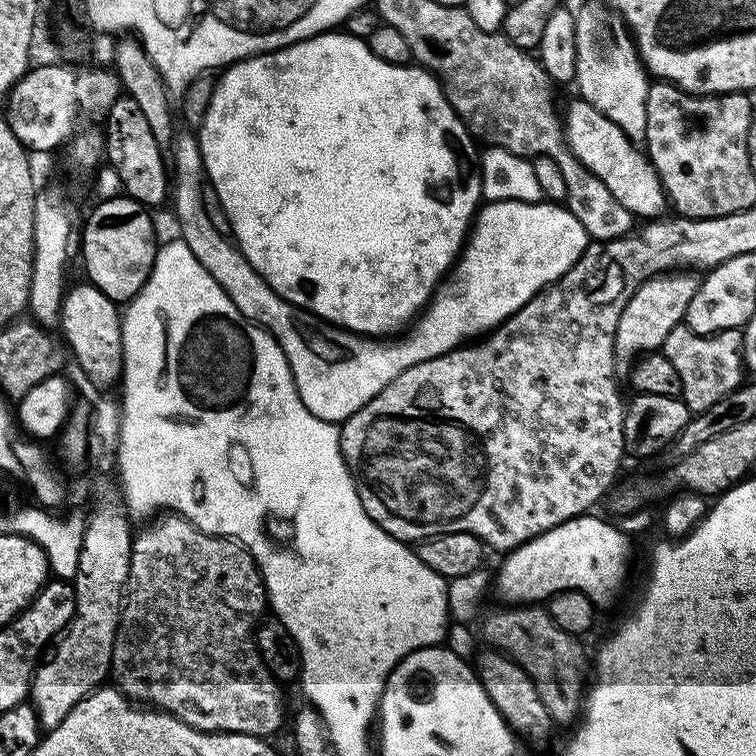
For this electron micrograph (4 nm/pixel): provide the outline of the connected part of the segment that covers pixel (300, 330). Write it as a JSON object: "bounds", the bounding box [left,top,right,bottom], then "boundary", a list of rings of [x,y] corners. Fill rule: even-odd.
{"bounds":[172,131,590,424],"boundary":[[[179,131],[173,140],[172,153],[174,152],[174,189],[172,203],[176,212],[176,220],[180,223],[179,239],[190,246],[190,254],[202,262],[202,266],[226,290],[230,302],[242,310],[247,320],[253,320],[261,328],[267,328],[273,336],[277,337],[280,347],[284,349],[292,377],[296,383],[298,394],[310,410],[318,418],[331,424],[340,424],[348,420],[366,402],[370,402],[384,387],[398,374],[402,374],[410,366],[421,364],[444,356],[447,352],[467,345],[477,338],[500,327],[530,298],[544,291],[549,284],[556,283],[582,256],[590,243],[587,230],[573,216],[572,212],[556,202],[518,202],[517,200],[493,200],[485,203],[477,211],[474,223],[471,225],[468,239],[446,279],[436,289],[428,307],[420,313],[418,319],[403,334],[395,338],[373,338],[361,336],[357,333],[337,328],[327,322],[312,322],[308,324],[309,317],[299,307],[293,306],[273,290],[264,279],[250,266],[250,262],[236,247],[227,235],[219,233],[214,228],[206,212],[203,202],[204,171],[201,158],[199,139],[192,133]]]}

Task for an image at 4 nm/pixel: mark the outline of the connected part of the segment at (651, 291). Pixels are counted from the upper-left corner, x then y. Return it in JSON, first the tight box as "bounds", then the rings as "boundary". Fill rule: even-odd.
{"bounds":[617,272,701,362],"boundary":[[[674,272],[645,279],[640,289],[630,298],[630,302],[626,302],[618,318],[617,361],[632,362],[645,354],[652,354],[663,349],[666,334],[670,334],[670,330],[674,330],[674,326],[681,323],[688,313],[690,298],[694,298],[700,281],[701,277],[694,272]]]}

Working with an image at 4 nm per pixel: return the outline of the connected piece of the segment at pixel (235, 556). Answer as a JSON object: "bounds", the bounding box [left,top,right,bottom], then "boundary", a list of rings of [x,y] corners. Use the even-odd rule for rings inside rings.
{"bounds":[110,514,286,738],"boundary":[[[175,514],[165,515],[165,520],[157,519],[155,522],[148,522],[144,529],[137,531],[132,537],[132,557],[130,558],[130,574],[128,575],[128,586],[124,594],[124,603],[120,610],[120,629],[116,632],[116,641],[112,647],[112,670],[110,673],[111,679],[114,681],[115,687],[119,688],[129,700],[139,702],[144,706],[151,706],[159,711],[168,712],[172,716],[176,716],[182,722],[186,722],[192,728],[198,729],[200,732],[241,732],[247,736],[258,736],[261,738],[272,738],[272,735],[279,730],[280,727],[285,727],[286,716],[284,720],[284,696],[280,693],[282,688],[281,681],[277,680],[272,675],[272,671],[264,664],[264,658],[260,655],[260,651],[256,649],[255,634],[258,625],[265,619],[264,608],[269,607],[268,591],[264,588],[264,579],[260,576],[260,567],[256,565],[255,558],[248,553],[248,549],[243,544],[226,536],[211,536],[205,532],[197,532],[196,527],[192,525],[185,516],[177,516]]]}

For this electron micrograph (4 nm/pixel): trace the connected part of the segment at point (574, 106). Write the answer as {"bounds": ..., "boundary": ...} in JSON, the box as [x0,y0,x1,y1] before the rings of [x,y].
{"bounds":[564,98,666,218],"boundary":[[[575,98],[569,104],[566,114],[564,112],[564,131],[568,148],[584,168],[591,170],[612,189],[621,209],[645,218],[656,218],[663,213],[661,210],[664,204],[666,206],[666,194],[656,168],[614,121],[584,99]]]}

